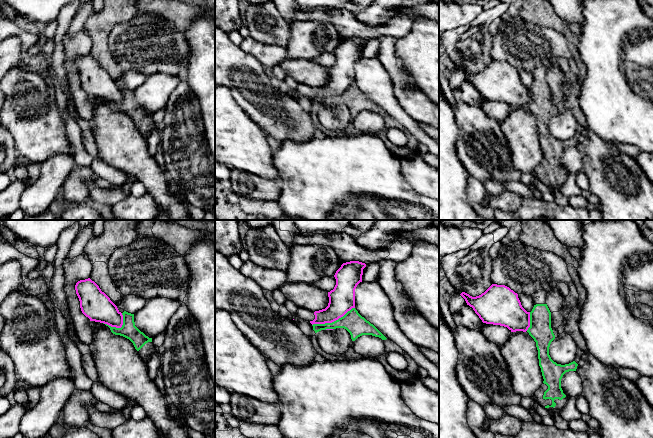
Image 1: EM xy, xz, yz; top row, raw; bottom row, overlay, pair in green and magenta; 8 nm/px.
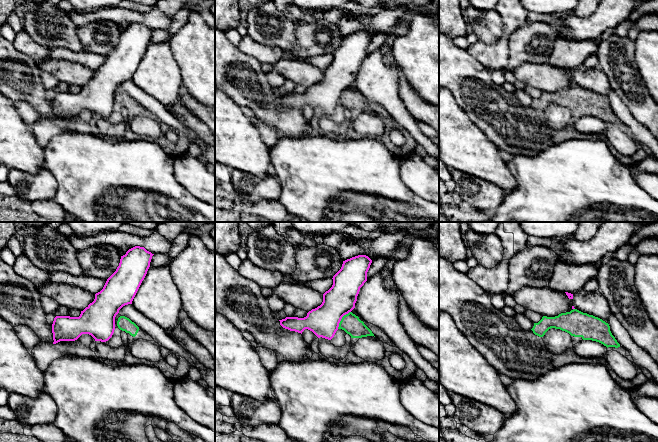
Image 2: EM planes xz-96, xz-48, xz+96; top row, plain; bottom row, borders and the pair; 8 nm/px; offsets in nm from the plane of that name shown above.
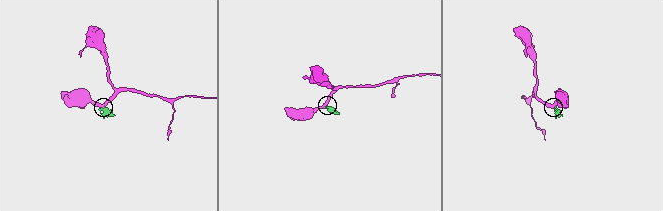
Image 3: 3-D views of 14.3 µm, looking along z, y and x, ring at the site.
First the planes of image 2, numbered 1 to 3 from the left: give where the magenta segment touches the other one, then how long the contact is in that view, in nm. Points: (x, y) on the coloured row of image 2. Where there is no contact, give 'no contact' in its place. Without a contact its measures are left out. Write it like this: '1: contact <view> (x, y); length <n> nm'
1: no contact
2: contact xz-48 (341, 319); length 180 nm
3: no contact

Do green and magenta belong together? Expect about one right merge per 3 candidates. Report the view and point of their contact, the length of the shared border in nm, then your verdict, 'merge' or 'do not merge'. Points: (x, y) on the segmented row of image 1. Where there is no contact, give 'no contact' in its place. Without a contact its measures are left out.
meets green in xz at (334, 321); contact 380 nm long; do not merge

